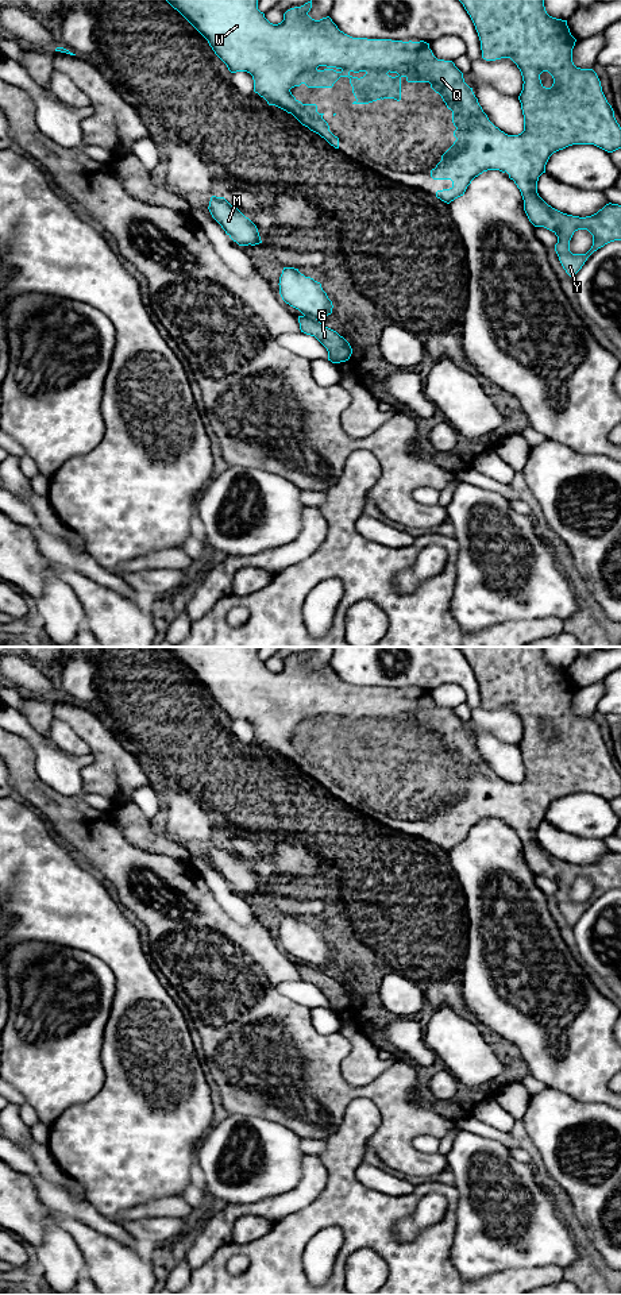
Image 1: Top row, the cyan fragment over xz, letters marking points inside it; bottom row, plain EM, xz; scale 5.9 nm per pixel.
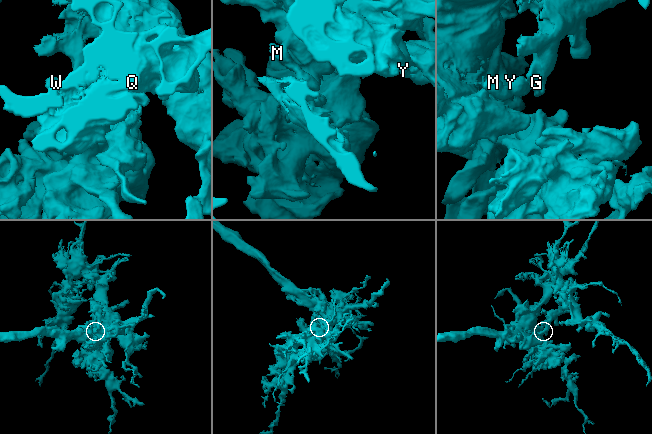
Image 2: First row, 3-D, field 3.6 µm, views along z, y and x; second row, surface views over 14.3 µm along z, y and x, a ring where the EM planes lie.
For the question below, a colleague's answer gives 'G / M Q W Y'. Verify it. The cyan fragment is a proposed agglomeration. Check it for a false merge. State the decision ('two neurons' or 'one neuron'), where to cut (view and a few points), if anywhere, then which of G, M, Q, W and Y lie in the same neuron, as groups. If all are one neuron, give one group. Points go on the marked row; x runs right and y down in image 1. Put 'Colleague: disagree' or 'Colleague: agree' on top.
Colleague: agree
two neurons; cut in xz along (304, 315), (316, 319); G / M Q W Y

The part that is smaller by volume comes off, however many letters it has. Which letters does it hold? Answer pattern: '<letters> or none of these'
G

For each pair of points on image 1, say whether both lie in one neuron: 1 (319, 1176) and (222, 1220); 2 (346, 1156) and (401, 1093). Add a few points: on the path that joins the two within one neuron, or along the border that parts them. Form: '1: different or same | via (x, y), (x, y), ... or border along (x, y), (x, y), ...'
1: same | via (294, 1199), (274, 1209), (246, 1209)
2: different | border along (366, 1097), (380, 1113), (380, 1125), (367, 1147)

